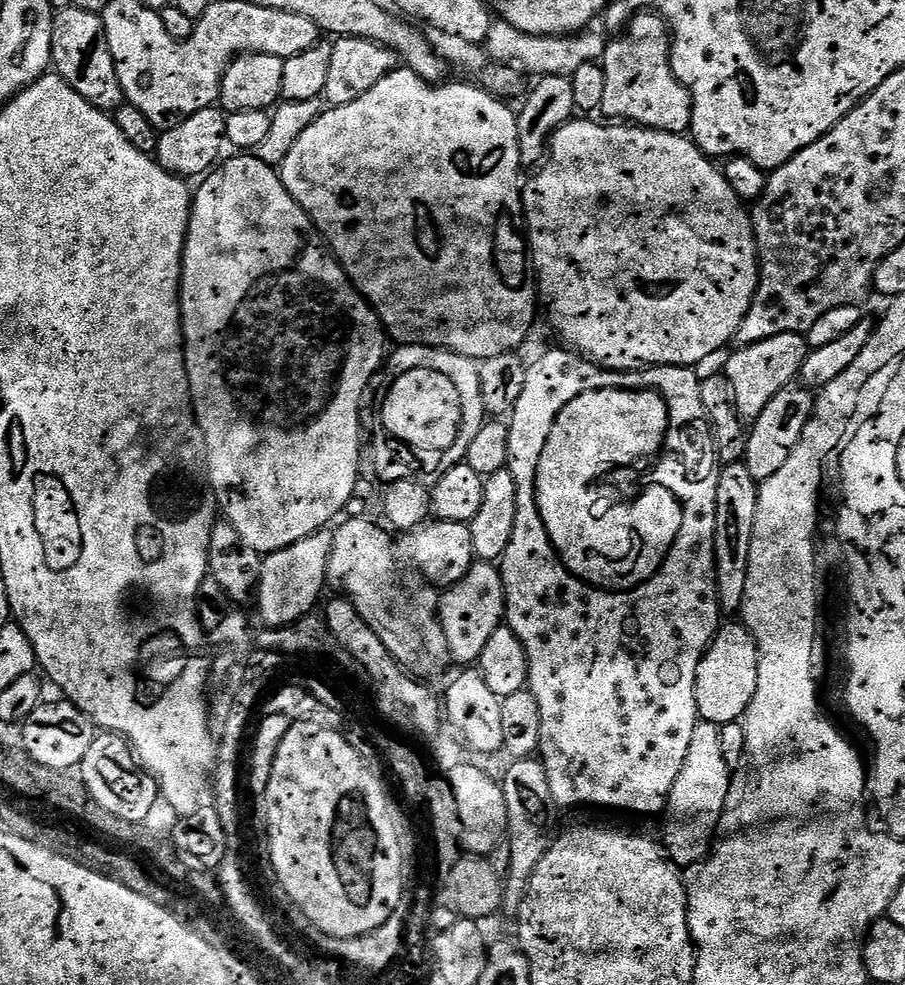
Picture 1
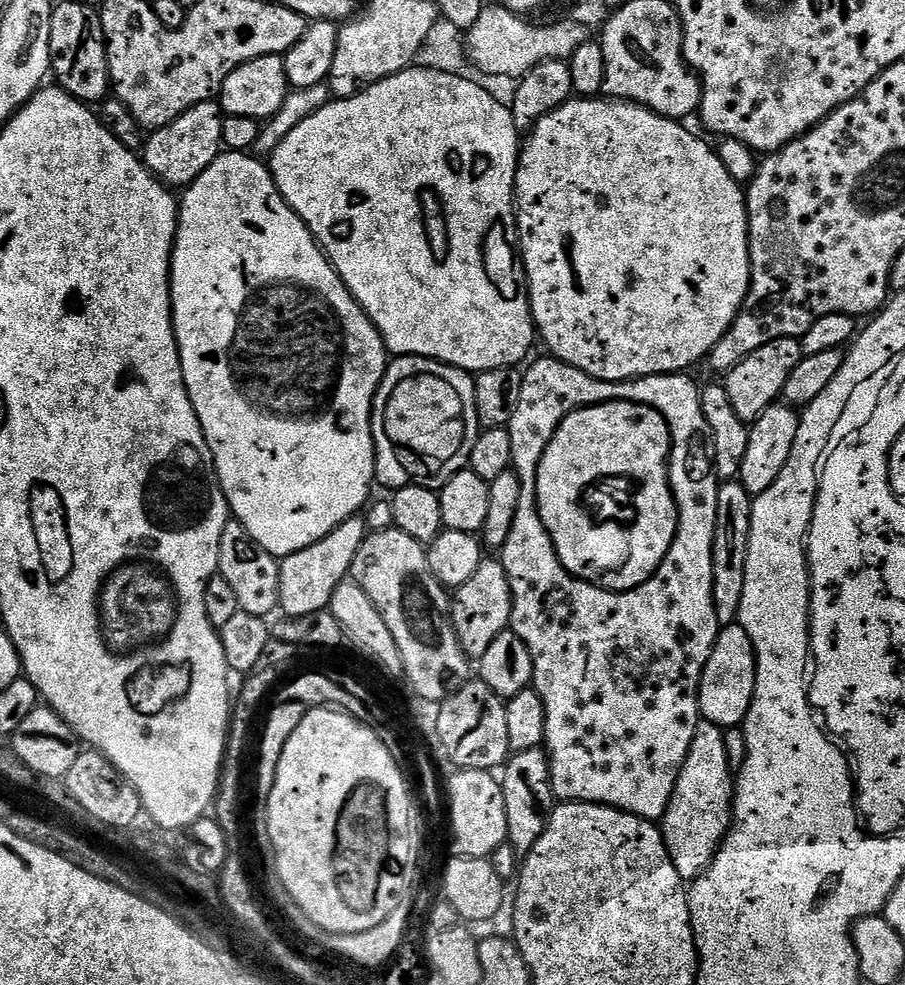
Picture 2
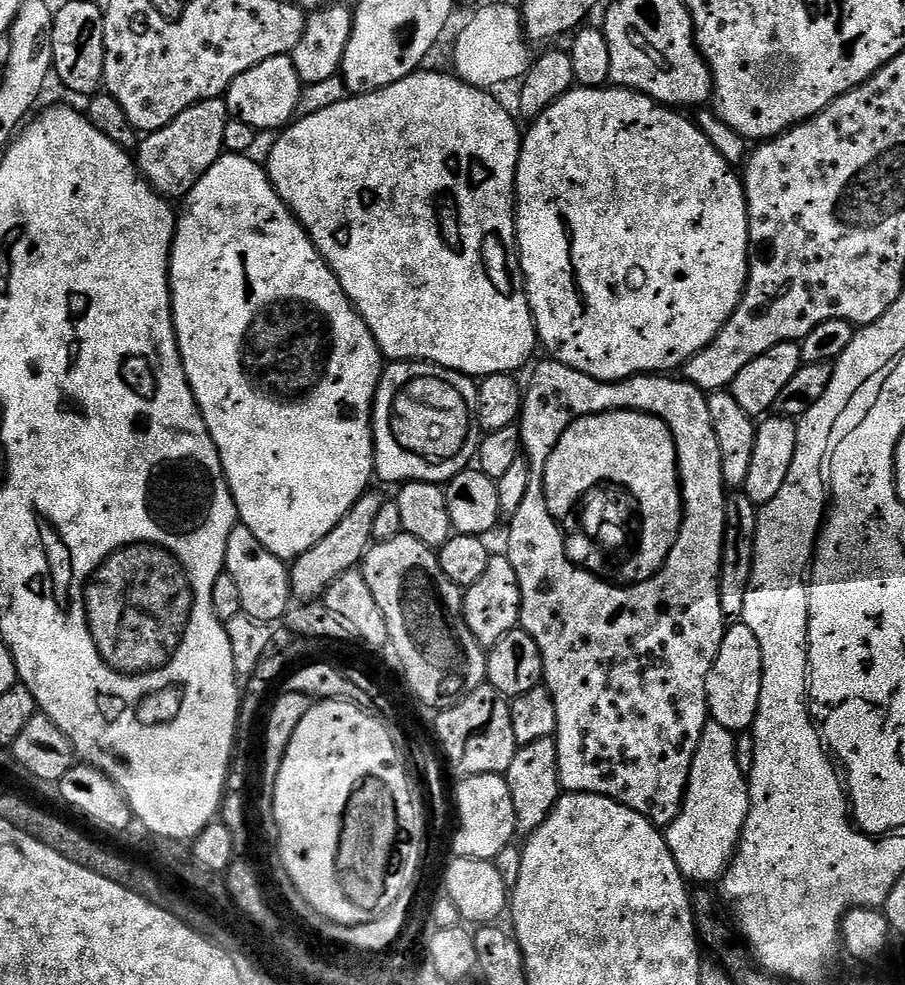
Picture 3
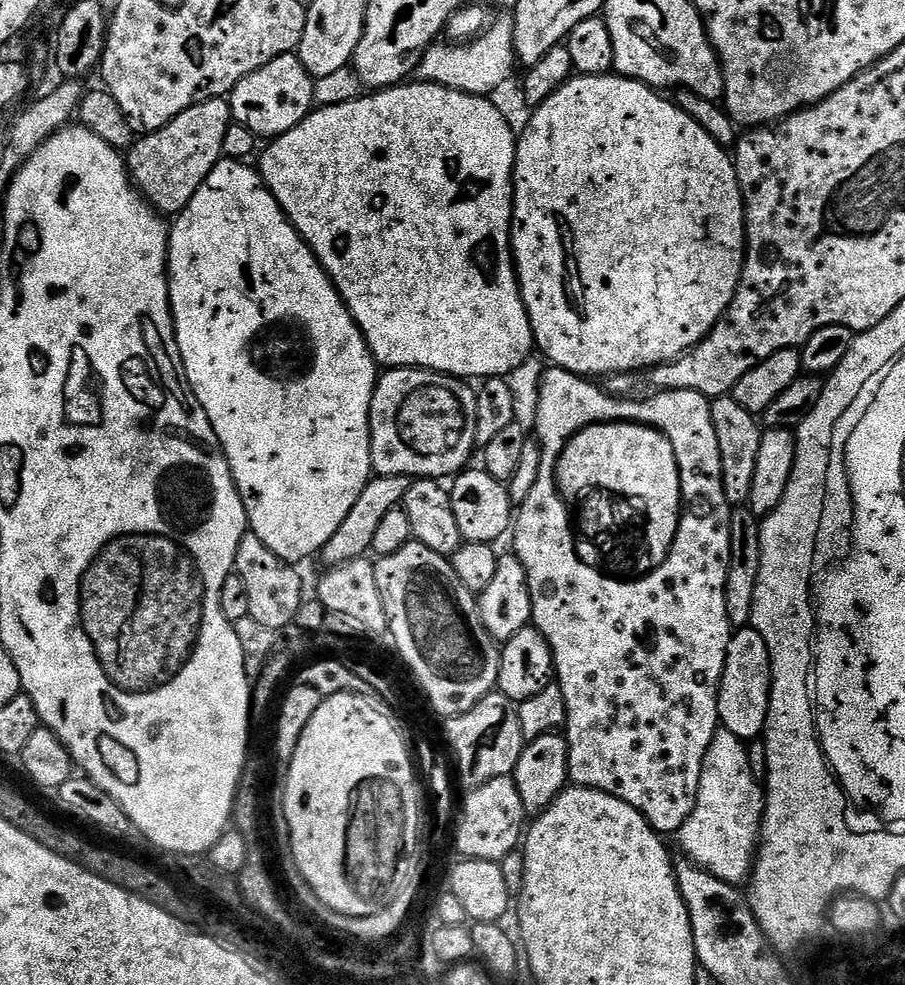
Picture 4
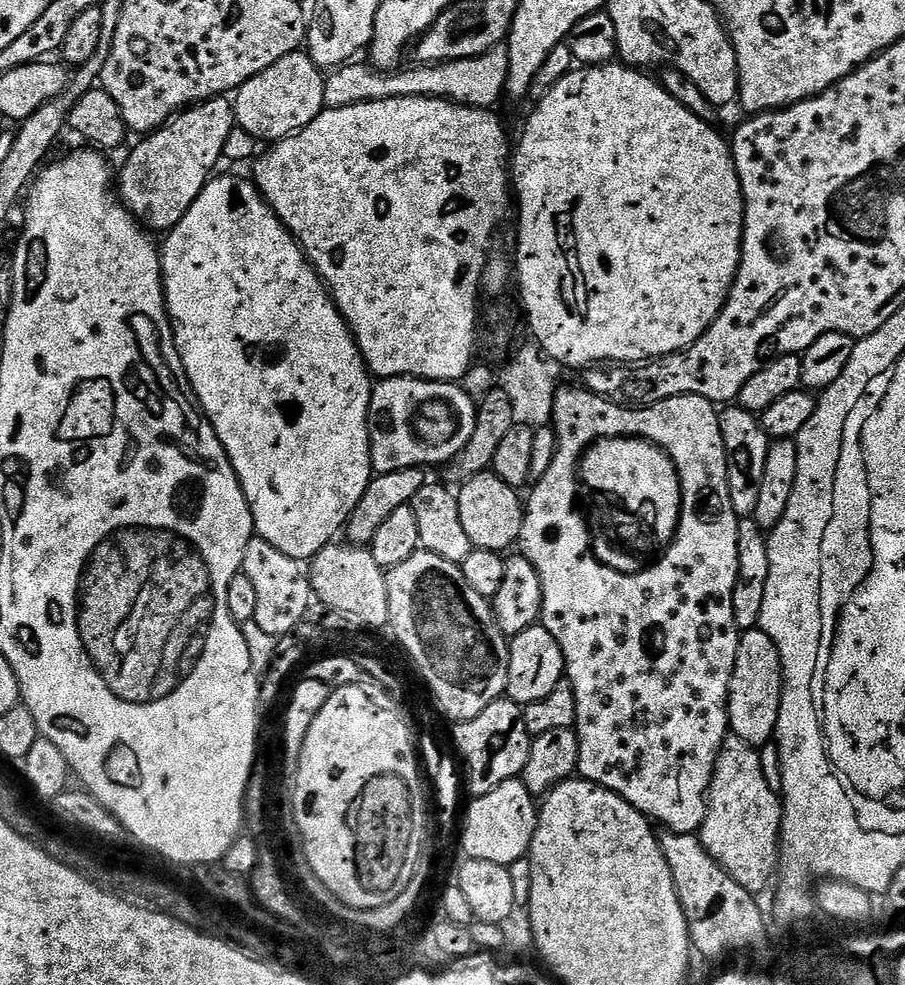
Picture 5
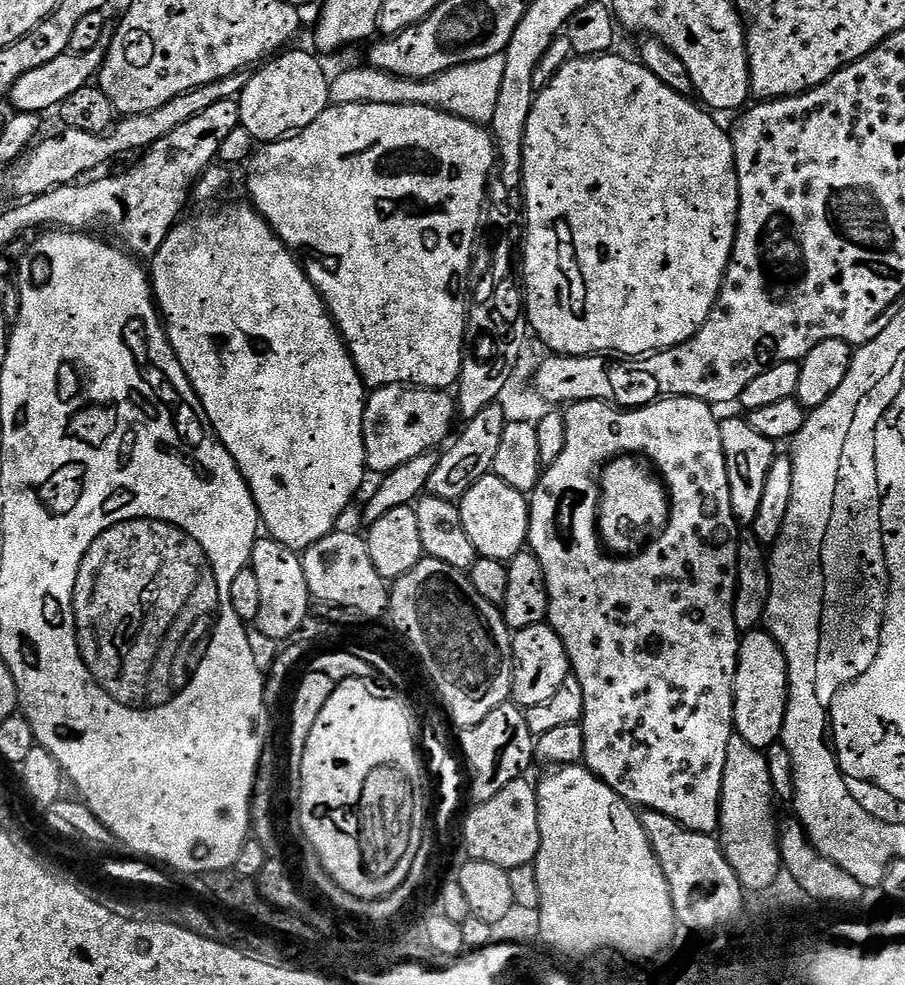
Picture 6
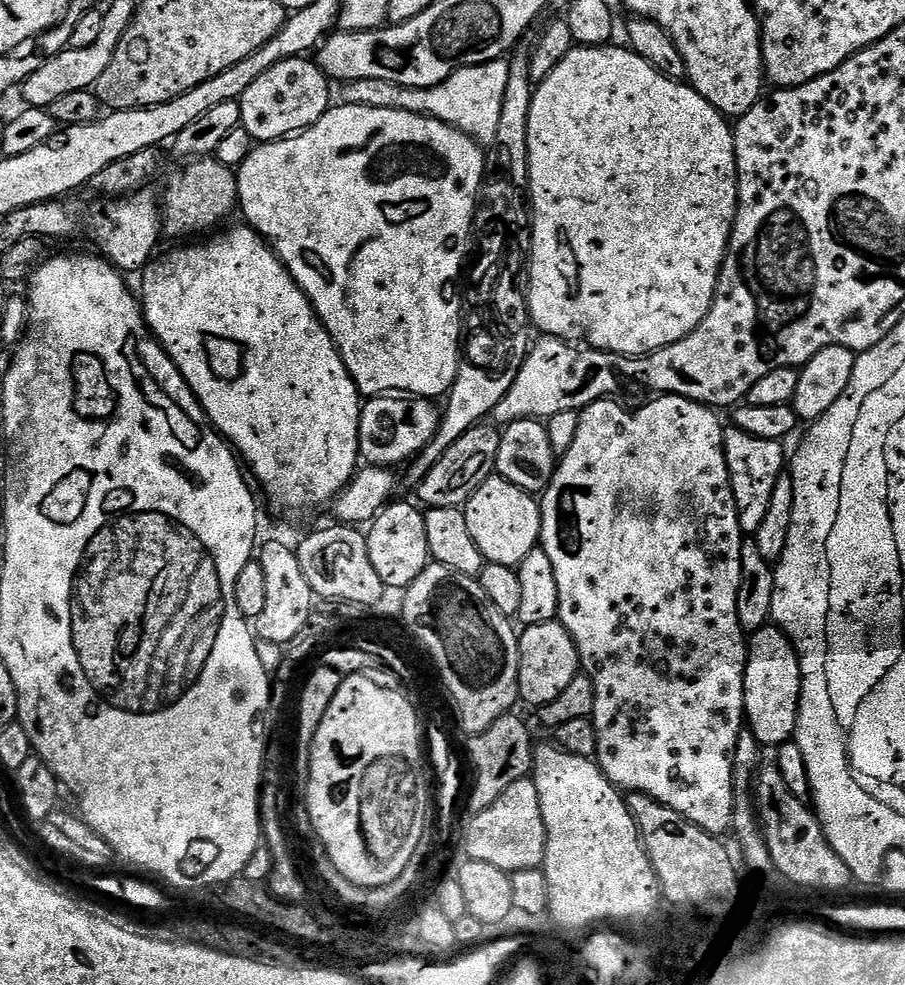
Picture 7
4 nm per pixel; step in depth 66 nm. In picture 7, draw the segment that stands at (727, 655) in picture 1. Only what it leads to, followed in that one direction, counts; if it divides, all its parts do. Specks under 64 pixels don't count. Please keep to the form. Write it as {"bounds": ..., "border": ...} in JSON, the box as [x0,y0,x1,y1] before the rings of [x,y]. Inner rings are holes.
{"bounds":[744,626,801,750],"border":[[[765,626],[751,633],[744,675],[744,719],[759,745],[776,750],[795,737],[801,690],[798,654],[784,629]]]}

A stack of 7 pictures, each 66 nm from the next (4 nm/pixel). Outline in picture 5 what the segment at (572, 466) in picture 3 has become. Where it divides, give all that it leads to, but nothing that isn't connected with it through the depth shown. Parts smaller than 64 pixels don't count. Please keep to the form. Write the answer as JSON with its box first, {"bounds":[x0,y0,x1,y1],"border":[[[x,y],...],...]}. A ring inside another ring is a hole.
{"bounds":[578,436,680,540],"border":[[[615,436],[609,440],[597,440],[584,452],[578,476],[585,489],[596,484],[596,488],[612,488],[612,492],[632,492],[632,508],[640,508],[644,516],[652,516],[652,520],[656,520],[656,532],[660,532],[660,536],[668,536],[671,540],[676,536],[680,521],[680,479],[674,462],[657,444],[651,444],[649,440],[638,436]]]}

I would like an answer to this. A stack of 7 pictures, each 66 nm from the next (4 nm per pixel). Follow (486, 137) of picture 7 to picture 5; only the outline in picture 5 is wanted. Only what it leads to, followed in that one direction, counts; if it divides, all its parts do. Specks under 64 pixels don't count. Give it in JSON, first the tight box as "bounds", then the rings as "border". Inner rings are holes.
{"bounds":[324,46,508,109],"border":[[[501,46],[492,48],[486,54],[466,58],[465,60],[447,60],[444,64],[420,64],[416,68],[381,72],[373,70],[367,63],[349,62],[335,69],[324,81],[324,102],[329,108],[365,104],[371,100],[385,100],[395,96],[438,96],[441,100],[450,100],[454,104],[469,104],[472,108],[491,109],[492,104],[505,95],[504,83],[508,77],[508,50]]]}

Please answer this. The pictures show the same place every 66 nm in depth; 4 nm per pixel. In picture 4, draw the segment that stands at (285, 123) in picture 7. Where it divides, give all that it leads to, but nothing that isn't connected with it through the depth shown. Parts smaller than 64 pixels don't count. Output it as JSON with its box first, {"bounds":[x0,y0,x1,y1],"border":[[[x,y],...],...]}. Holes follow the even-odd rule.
{"bounds":[230,55,314,138],"border":[[[299,55],[279,56],[254,70],[254,74],[242,78],[242,82],[238,82],[230,94],[230,103],[235,123],[246,126],[246,130],[258,138],[275,138],[298,126],[298,122],[313,111],[314,78],[306,66],[302,66]]]}

